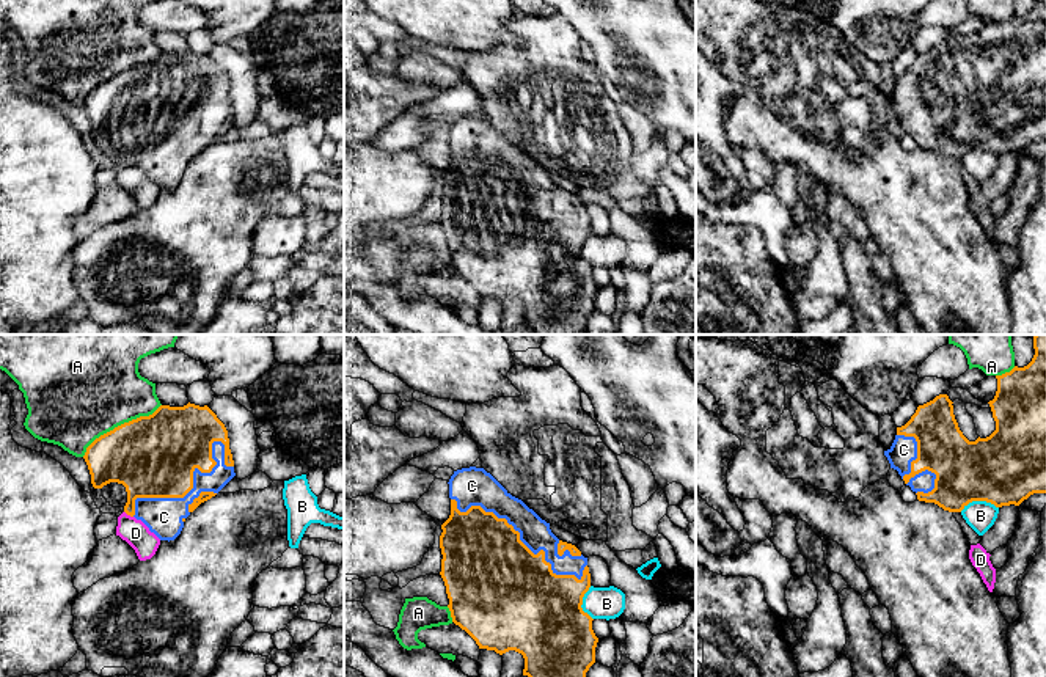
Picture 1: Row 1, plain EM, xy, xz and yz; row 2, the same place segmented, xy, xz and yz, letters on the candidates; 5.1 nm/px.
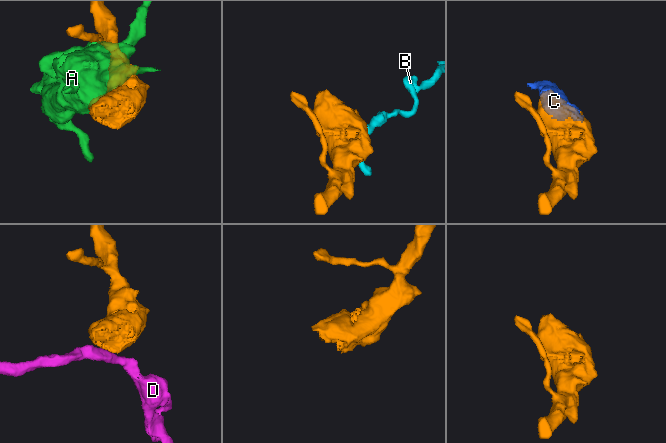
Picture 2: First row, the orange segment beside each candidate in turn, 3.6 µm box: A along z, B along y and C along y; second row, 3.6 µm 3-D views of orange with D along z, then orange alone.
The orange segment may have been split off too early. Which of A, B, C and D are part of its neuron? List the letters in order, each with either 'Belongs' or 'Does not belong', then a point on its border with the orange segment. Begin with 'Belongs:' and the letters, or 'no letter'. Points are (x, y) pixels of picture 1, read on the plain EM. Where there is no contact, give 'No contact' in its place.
Belongs: C
A: Does not belong. Touches orange at xy (121, 73)
B: Does not belong. Touches orange at yz (979, 148)
C: Belongs. Touches orange at xy (192, 135)
D: Does not belong. Touches orange at xy (129, 162)

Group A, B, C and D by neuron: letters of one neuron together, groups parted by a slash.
A / B / C / D

